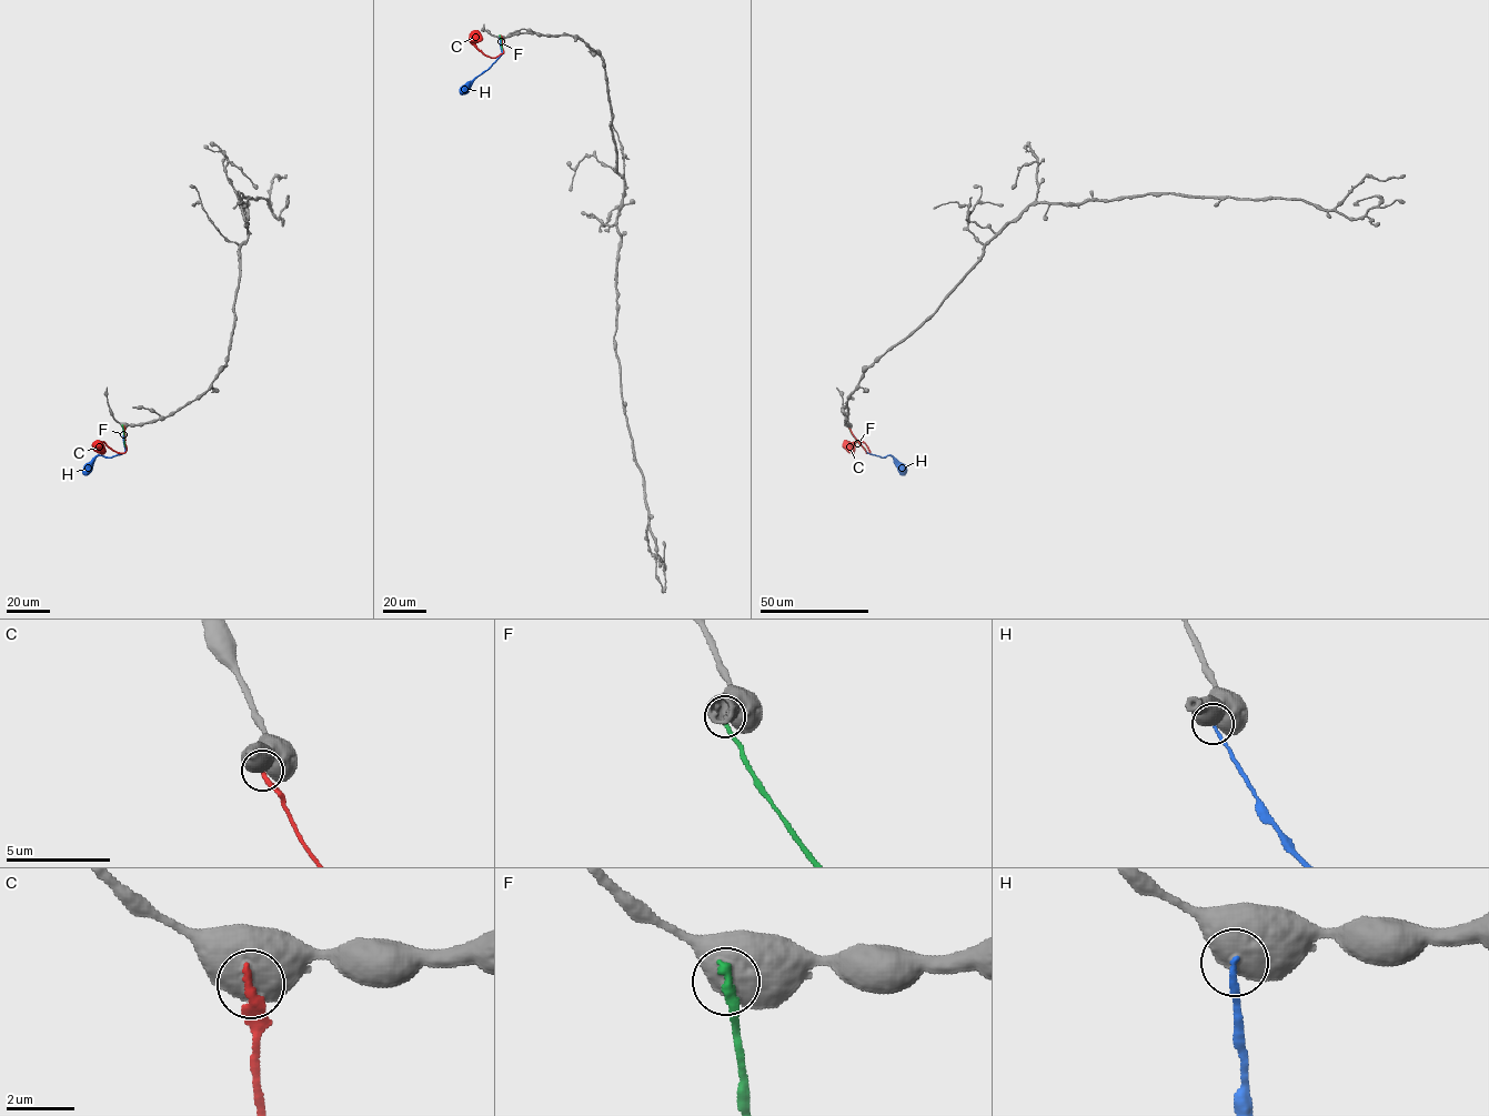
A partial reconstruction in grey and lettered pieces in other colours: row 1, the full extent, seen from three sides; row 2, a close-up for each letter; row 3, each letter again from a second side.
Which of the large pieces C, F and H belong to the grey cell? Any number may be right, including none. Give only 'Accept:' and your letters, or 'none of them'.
Accept: none of them

